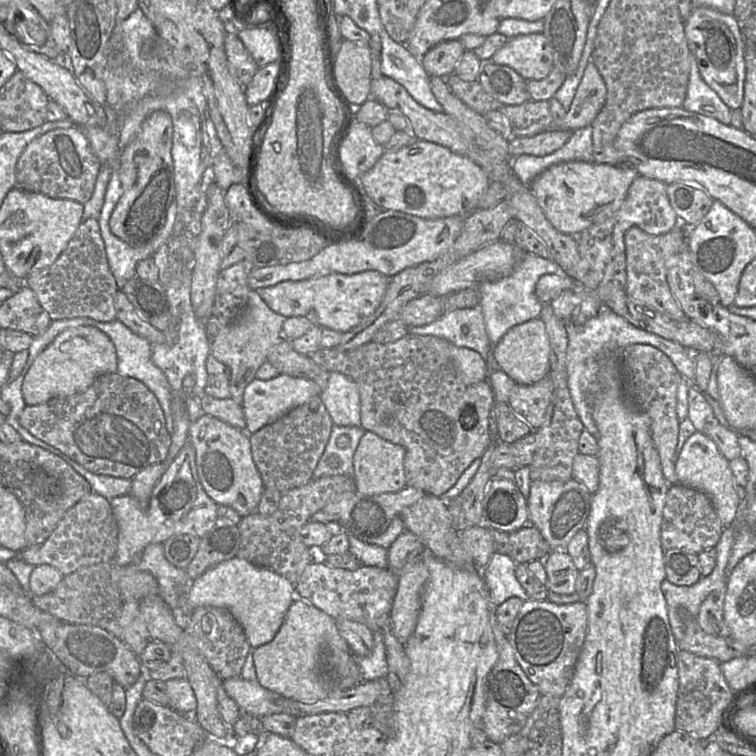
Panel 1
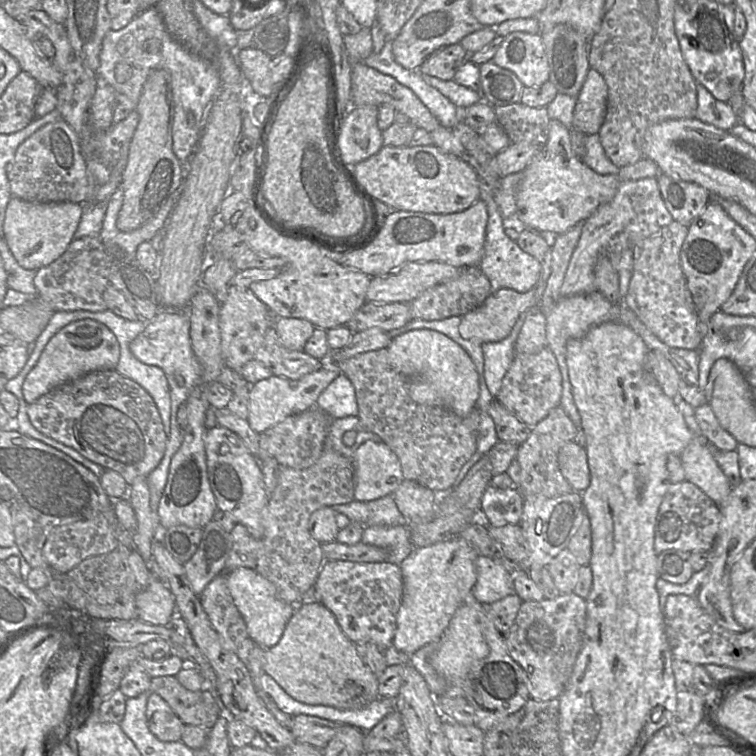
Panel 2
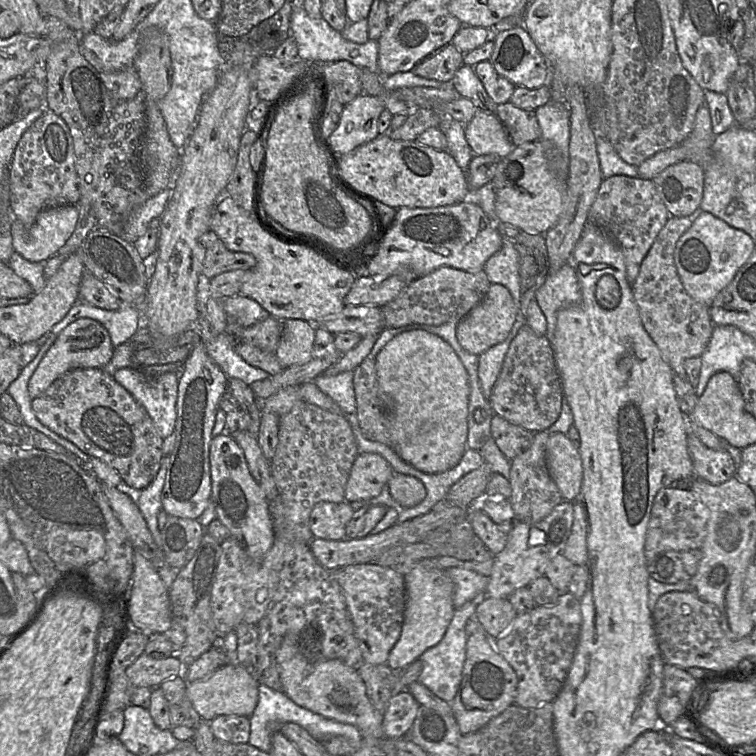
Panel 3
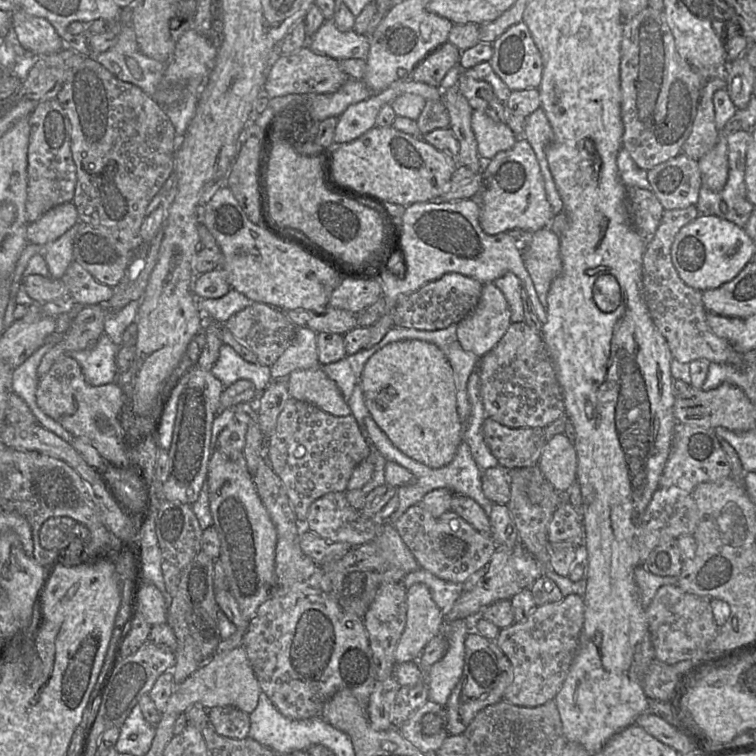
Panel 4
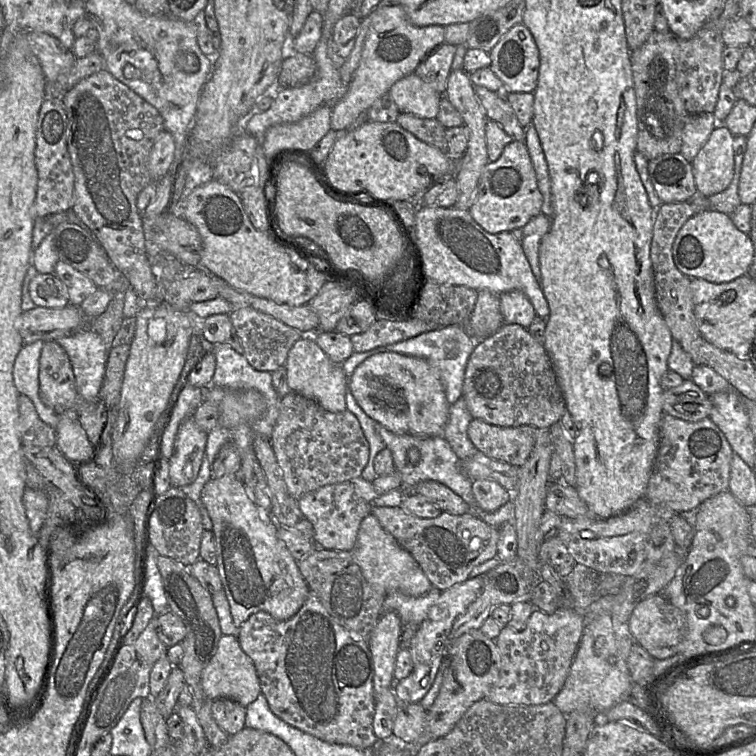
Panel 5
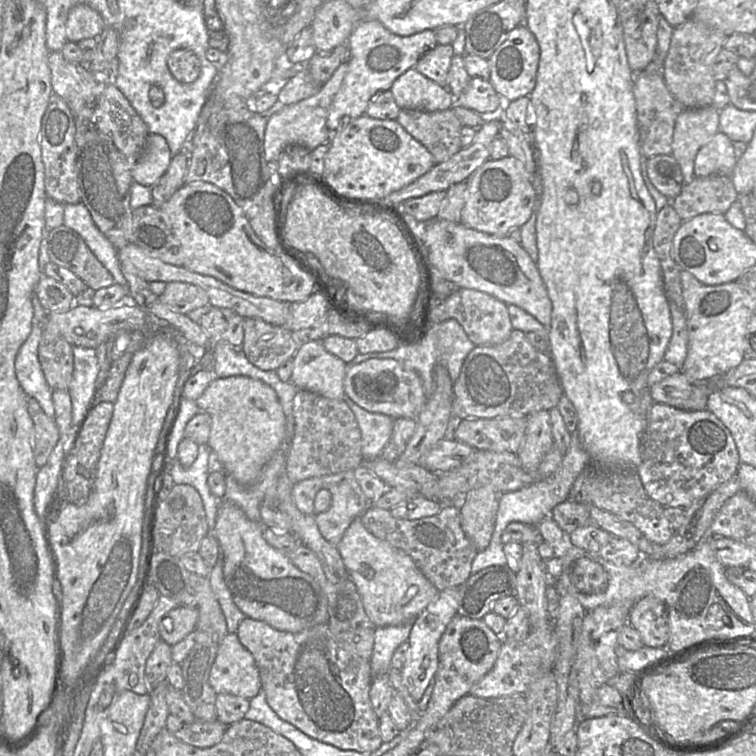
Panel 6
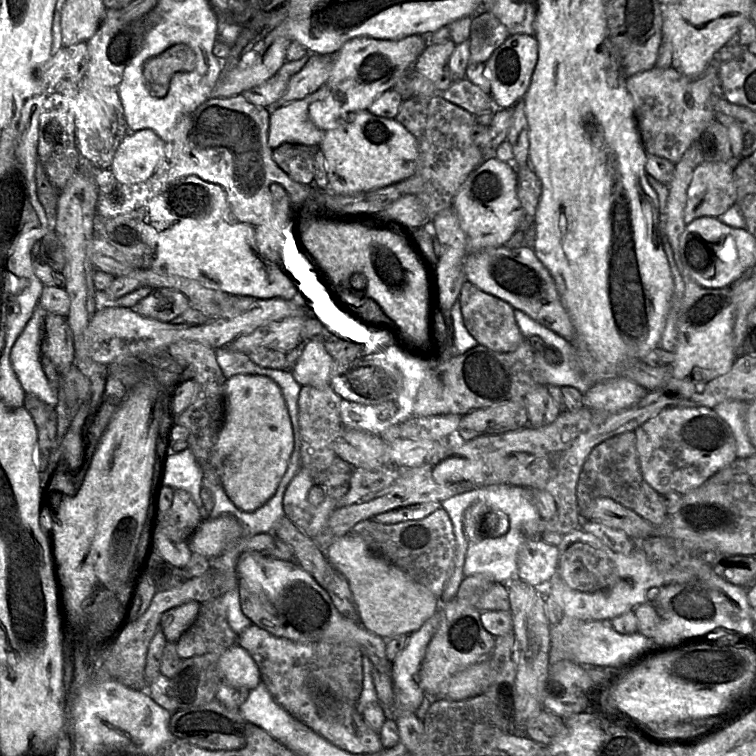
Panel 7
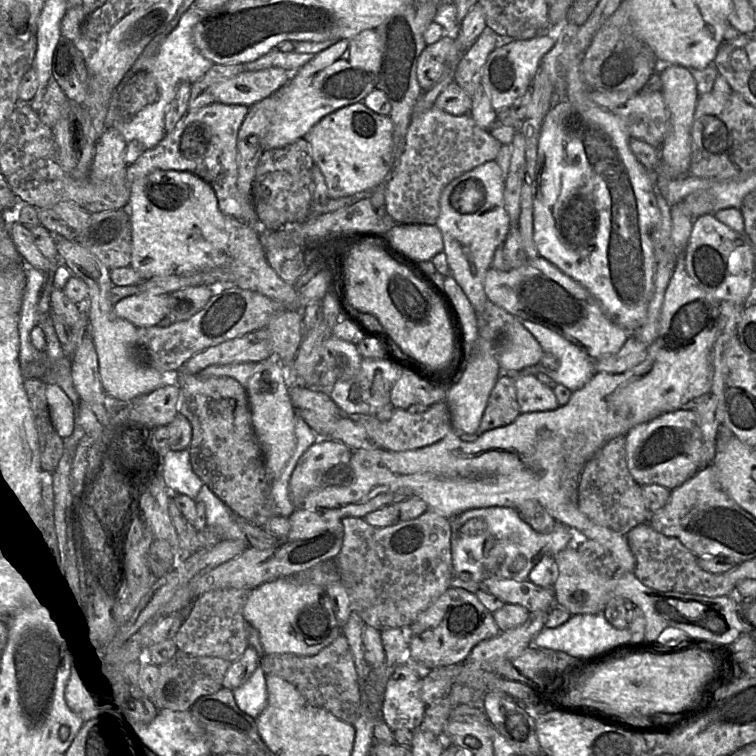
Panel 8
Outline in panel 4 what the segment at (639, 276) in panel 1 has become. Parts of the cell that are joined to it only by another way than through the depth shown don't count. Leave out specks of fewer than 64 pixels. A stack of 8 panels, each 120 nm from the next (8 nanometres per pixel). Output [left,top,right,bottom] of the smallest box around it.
[643,205,746,369]

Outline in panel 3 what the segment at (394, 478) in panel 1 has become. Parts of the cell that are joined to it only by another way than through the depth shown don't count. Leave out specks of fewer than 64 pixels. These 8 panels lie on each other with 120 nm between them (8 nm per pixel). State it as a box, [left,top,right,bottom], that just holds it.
[346,454,393,503]

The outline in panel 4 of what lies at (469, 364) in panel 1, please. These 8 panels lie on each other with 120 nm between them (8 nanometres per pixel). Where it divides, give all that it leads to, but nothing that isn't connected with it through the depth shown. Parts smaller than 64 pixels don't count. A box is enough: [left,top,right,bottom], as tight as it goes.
[359,339,464,469]

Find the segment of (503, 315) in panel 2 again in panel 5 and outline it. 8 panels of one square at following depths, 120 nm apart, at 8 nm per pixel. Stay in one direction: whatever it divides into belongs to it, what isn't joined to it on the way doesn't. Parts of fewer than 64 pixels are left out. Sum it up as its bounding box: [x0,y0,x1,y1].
[468,289,504,342]

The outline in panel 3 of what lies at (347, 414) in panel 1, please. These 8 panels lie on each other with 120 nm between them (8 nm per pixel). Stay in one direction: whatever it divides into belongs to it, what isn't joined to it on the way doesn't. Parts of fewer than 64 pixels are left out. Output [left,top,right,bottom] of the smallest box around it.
[313,371,356,415]

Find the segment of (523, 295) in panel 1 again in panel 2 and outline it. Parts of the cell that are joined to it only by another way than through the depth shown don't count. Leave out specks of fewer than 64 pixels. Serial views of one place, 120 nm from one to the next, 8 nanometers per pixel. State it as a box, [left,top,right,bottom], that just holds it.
[478,175,541,398]

